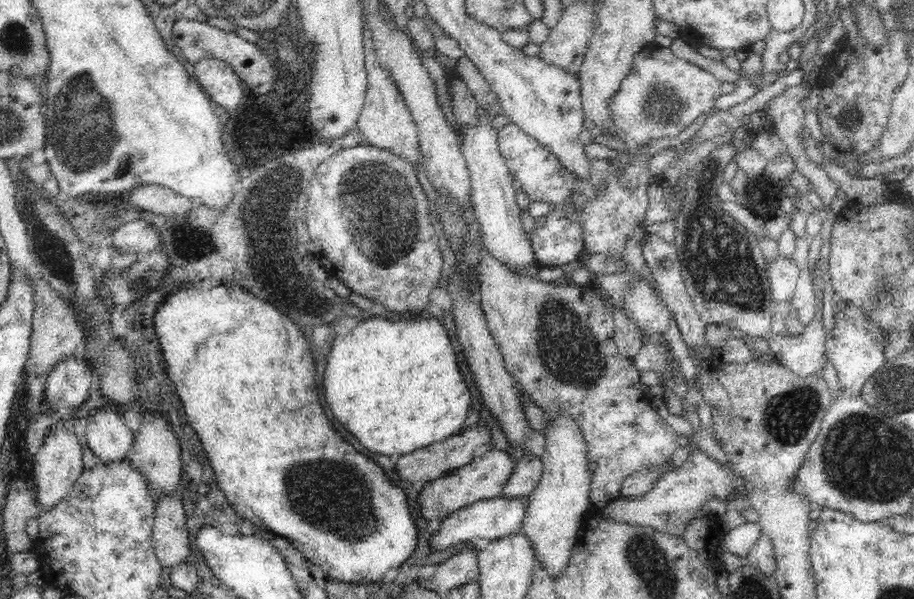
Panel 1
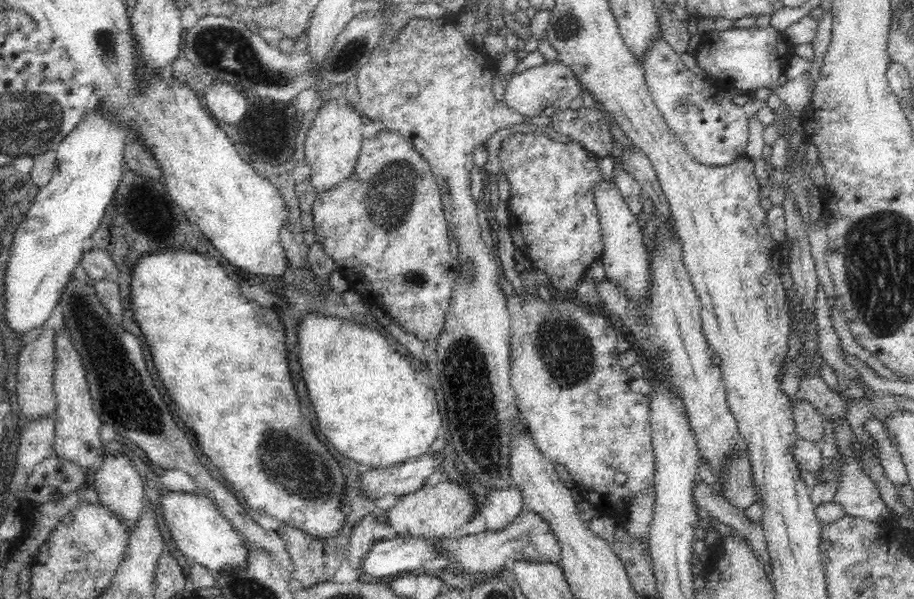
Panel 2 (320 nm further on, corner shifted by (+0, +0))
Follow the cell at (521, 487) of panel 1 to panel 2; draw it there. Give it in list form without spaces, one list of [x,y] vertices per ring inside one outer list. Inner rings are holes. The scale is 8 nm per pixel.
[[[519,486],[491,489],[479,513],[485,518],[486,530],[502,530],[521,512],[523,494]]]

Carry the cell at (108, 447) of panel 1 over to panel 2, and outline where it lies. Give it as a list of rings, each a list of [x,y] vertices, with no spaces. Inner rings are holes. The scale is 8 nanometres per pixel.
[[[106,456],[96,476],[90,476],[99,503],[121,518],[130,531],[142,514],[144,490],[140,484],[140,473],[130,464],[126,456]]]

